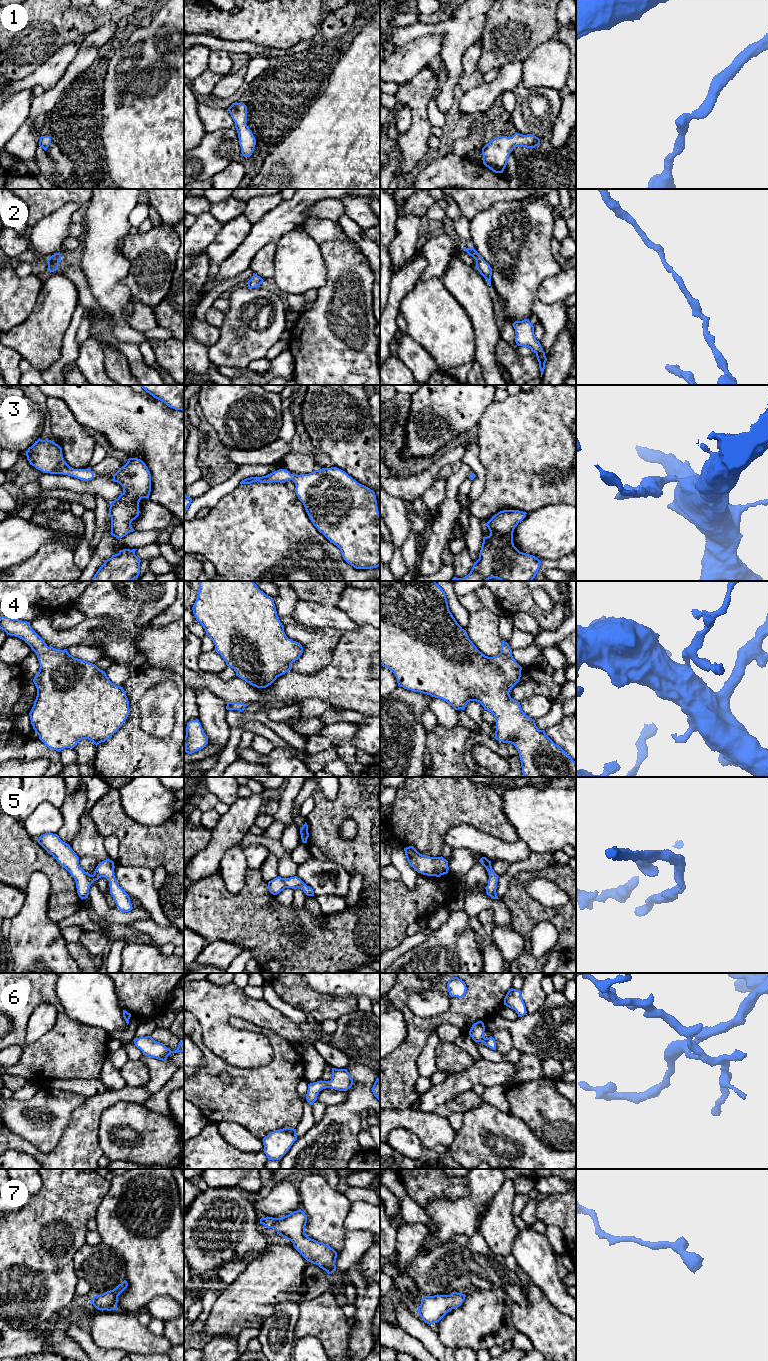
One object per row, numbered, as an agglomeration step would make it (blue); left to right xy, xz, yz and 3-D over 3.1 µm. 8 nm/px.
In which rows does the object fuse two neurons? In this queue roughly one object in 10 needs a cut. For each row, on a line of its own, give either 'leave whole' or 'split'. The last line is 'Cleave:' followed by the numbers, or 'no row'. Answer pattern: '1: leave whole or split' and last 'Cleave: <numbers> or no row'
1: leave whole
2: leave whole
3: leave whole
4: leave whole
5: leave whole
6: leave whole
7: leave whole
Cleave: no row

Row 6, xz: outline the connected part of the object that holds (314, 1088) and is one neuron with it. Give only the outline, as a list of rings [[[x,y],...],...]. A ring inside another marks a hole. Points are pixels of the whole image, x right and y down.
[[[332,1068],[332,1078],[330,1081],[317,1081],[308,1084],[306,1100],[310,1105],[313,1105],[321,1090],[332,1088],[339,1091],[347,1091],[352,1085],[353,1079],[347,1069]]]

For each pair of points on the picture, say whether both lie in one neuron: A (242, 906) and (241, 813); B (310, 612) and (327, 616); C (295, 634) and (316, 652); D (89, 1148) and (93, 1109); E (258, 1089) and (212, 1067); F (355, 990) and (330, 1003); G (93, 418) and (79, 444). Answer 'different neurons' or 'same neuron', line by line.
A: different neurons
B: same neuron
C: same neuron
D: same neuron
E: same neuron
F: different neurons
G: different neurons

